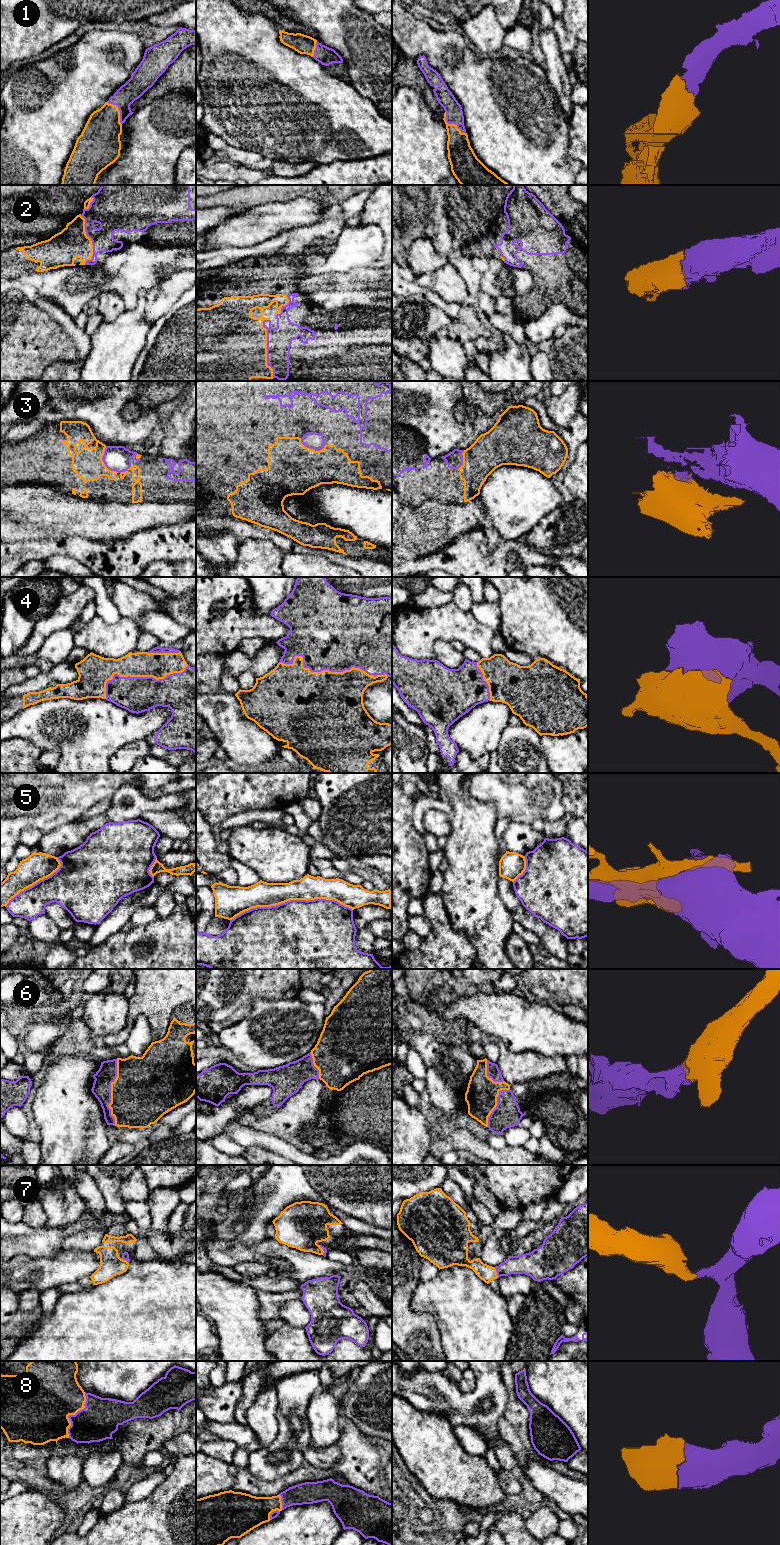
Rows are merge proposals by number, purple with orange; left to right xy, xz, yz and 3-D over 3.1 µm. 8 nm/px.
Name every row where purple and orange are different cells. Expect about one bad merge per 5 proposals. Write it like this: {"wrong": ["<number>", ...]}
{"wrong": ["5"]}

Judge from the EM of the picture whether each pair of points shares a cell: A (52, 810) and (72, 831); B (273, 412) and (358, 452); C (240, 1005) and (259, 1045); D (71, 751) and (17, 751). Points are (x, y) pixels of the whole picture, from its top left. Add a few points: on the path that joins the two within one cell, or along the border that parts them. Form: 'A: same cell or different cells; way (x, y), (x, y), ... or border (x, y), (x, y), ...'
A: different cells; border (78, 819), (64, 823), (44, 834)
B: same cell; way (294, 433), (299, 438), (337, 438)
C: different cells; border (261, 999), (254, 998), (250, 1013), (225, 1028)
D: different cells; border (21, 737), (29, 739), (42, 750)

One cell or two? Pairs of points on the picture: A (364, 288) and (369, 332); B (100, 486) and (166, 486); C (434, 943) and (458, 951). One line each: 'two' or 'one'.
A: two
B: one
C: one

